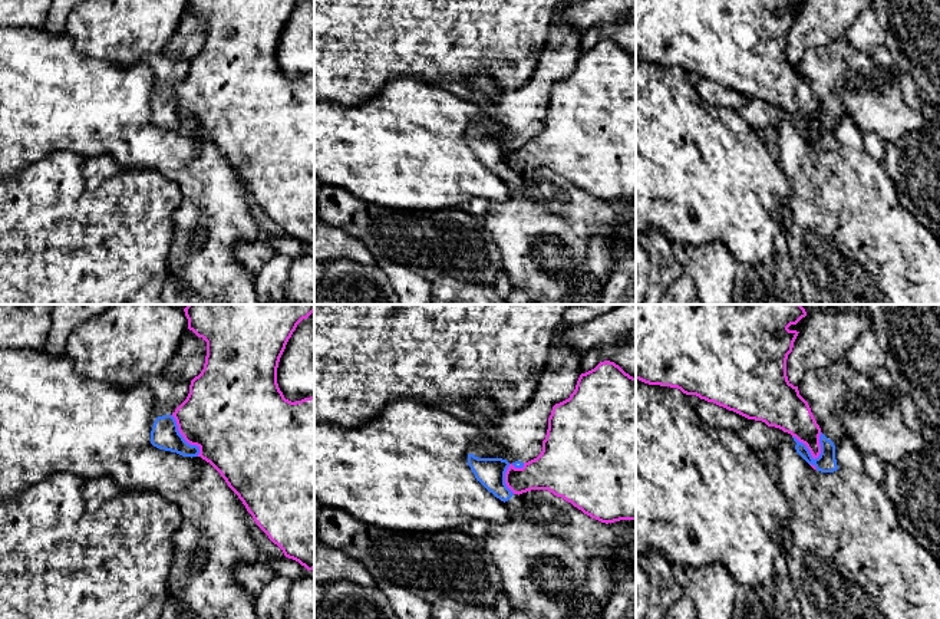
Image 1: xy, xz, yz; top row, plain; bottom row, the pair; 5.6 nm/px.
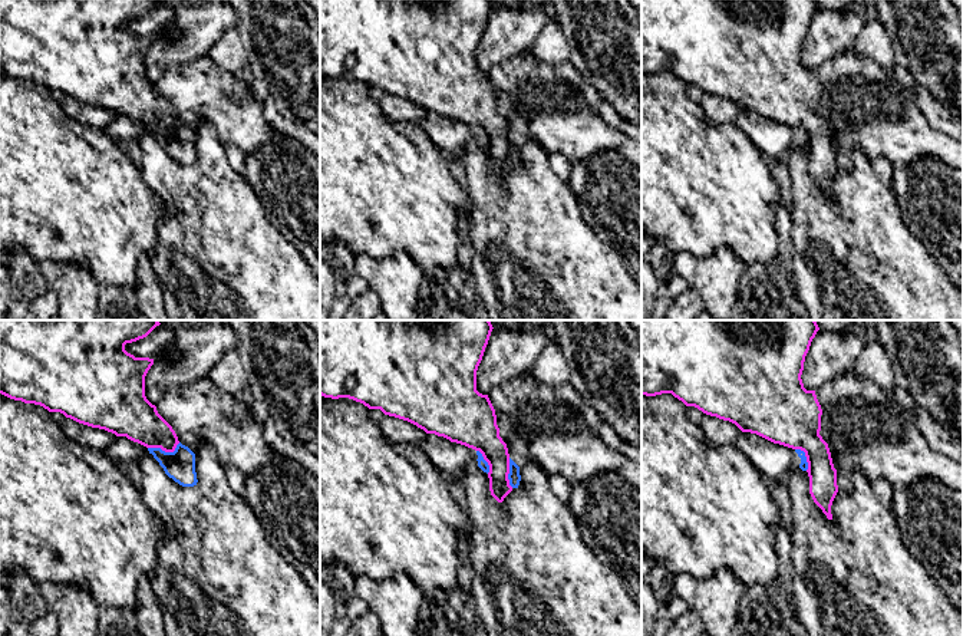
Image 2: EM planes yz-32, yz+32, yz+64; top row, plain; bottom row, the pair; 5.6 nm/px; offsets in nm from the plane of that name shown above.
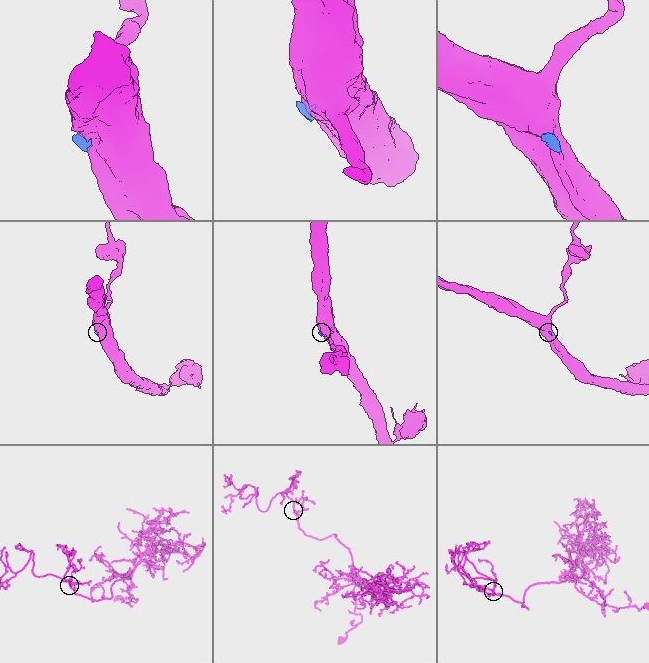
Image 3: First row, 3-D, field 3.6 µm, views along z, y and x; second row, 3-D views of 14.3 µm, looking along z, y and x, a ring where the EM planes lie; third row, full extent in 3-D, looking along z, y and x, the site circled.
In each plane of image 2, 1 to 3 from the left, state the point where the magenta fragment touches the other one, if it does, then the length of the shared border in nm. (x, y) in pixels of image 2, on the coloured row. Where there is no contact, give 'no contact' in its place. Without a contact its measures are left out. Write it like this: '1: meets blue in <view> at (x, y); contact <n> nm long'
1: meets blue in yz-32 at (164, 451); contact 190 nm long
2: meets blue in yz+32 at (510, 473); contact 170 nm long
3: meets blue in yz+64 at (805, 457); contact 140 nm long

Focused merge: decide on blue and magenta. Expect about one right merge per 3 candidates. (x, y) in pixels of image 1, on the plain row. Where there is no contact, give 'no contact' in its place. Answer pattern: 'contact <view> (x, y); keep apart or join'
contact yz (807, 127); keep apart

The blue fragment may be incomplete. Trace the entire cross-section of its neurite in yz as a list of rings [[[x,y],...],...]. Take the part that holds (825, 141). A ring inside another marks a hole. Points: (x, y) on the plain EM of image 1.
[[[847,37],[807,49],[798,69],[821,106],[821,132],[814,138],[807,124],[792,115],[795,128],[821,151],[838,148],[835,126],[842,115],[884,142],[918,129],[940,129],[936,121],[904,102],[900,79],[890,69],[878,66]]]

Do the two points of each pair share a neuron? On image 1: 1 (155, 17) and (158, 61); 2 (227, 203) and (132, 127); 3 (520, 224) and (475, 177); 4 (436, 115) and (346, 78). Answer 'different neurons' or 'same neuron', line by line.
1: different neurons
2: same neuron
3: different neurons
4: different neurons

